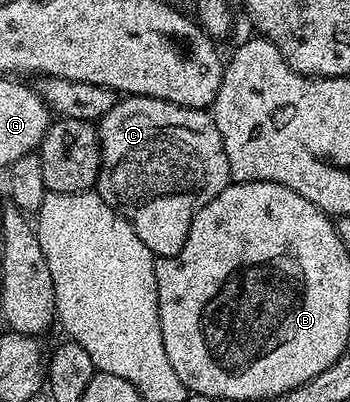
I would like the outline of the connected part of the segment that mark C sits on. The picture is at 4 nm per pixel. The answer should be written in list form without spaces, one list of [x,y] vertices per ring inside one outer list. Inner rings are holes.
[[[130,95],[99,119],[98,130],[100,172],[95,190],[102,201],[132,224],[153,256],[178,254],[198,209],[214,201],[232,179],[215,118],[207,110]]]

